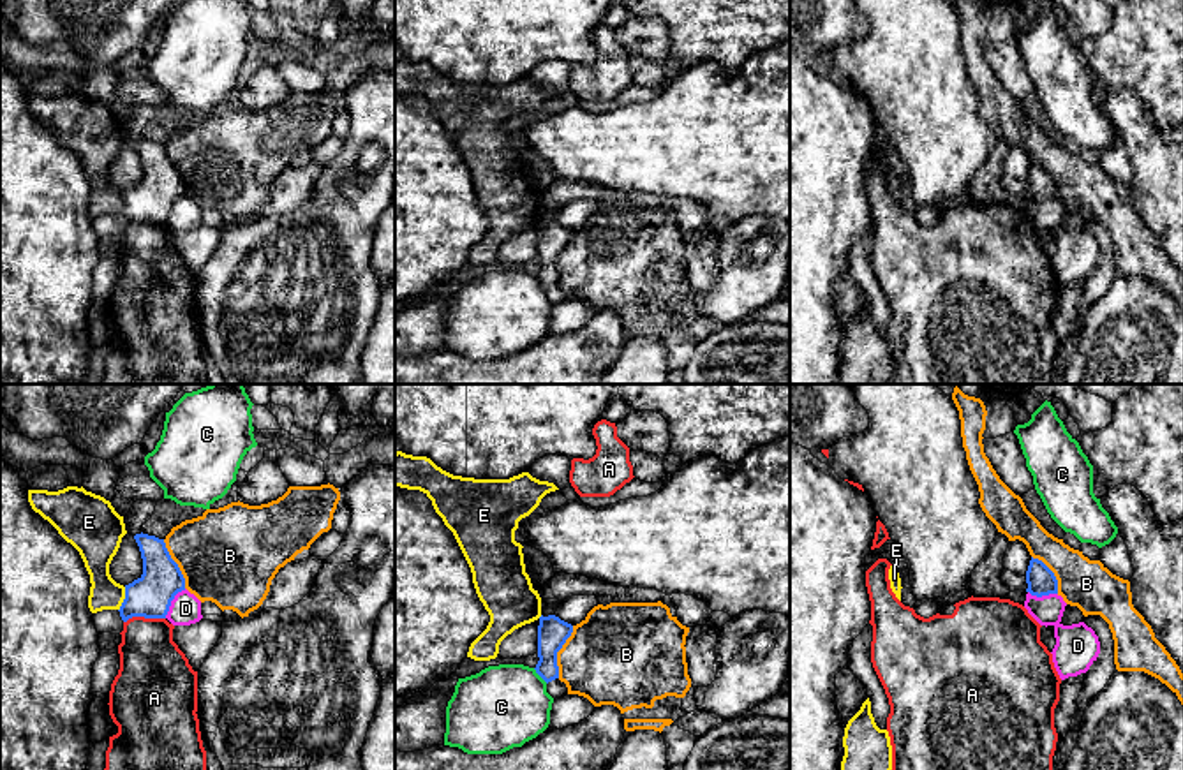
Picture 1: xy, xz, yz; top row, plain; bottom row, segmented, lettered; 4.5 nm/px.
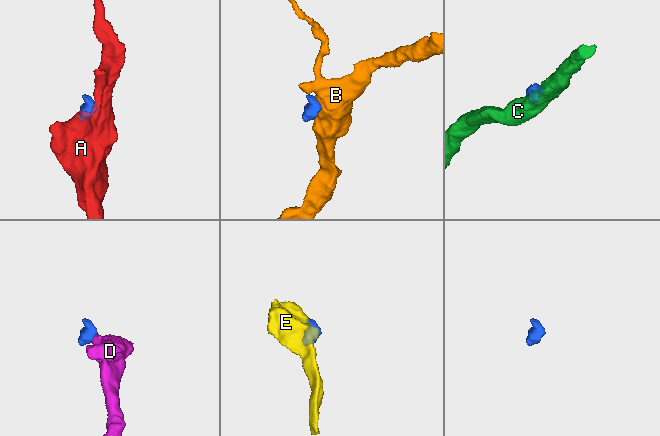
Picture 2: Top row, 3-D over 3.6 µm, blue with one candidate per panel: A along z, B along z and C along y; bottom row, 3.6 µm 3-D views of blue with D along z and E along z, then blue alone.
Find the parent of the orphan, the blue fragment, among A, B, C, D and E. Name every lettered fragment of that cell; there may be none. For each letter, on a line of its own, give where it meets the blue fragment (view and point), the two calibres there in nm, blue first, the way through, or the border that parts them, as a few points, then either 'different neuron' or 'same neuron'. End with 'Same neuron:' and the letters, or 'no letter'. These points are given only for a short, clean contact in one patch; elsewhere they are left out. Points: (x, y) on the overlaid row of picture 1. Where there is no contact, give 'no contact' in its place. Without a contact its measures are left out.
A: meets blue in xy at (143, 615); 200 nm thick on the blue side, 300 nm on the other; border along xy (164, 617), (129, 617), (124, 622); different neuron
B: meets blue in xz at (558, 651); 140 nm thick on the blue side, 420 nm on the other; border along xz (573, 626), (573, 631), (558, 652), (558, 677); different neuron
C: meets blue in xz at (540, 675); 140 nm thick on the blue side, 380 nm on the other; border along xz (533, 668), (547, 682); different neuron
D: meets blue in xy at (171, 599); 200 nm thick on the blue side, 140 nm on the other; border along xy (186, 589), (175, 596), (164, 617); different neuron
E: meets blue in xy at (124, 599); 200 nm thick on the blue side, 150 nm on the other; different neuron
Same neuron: no letter

